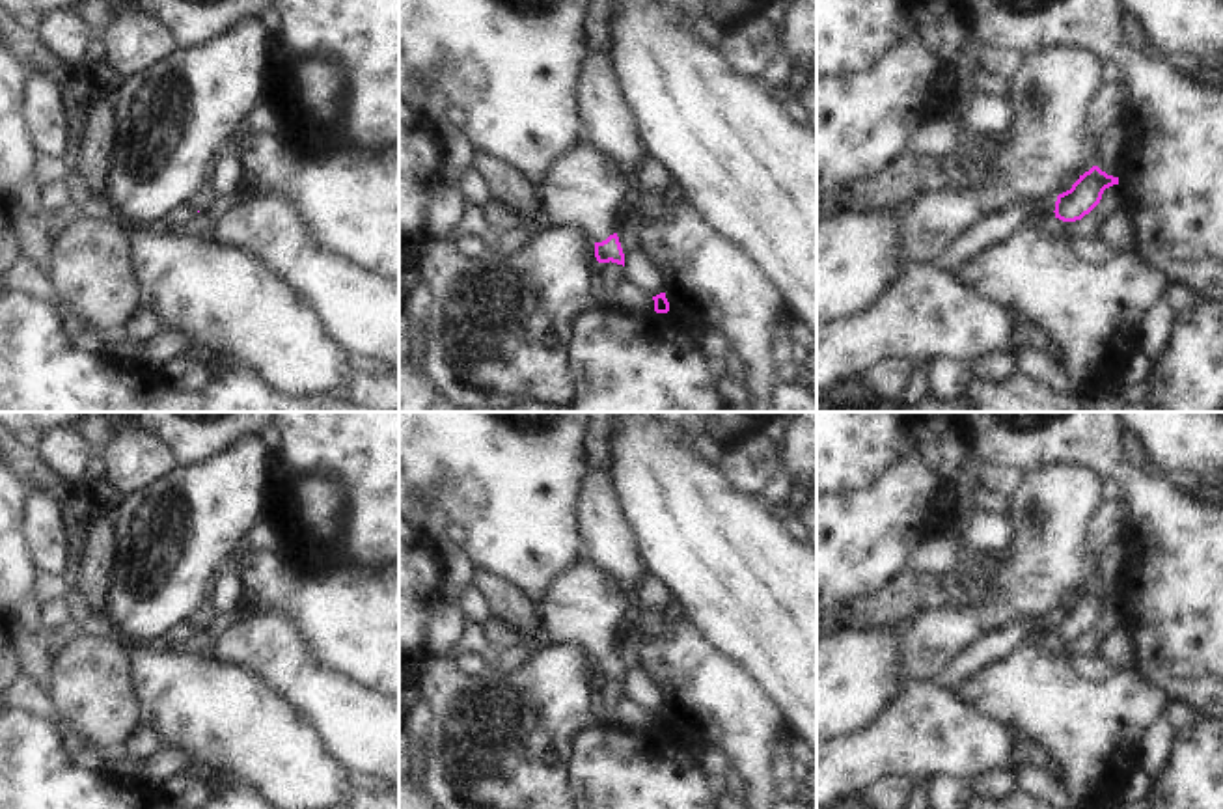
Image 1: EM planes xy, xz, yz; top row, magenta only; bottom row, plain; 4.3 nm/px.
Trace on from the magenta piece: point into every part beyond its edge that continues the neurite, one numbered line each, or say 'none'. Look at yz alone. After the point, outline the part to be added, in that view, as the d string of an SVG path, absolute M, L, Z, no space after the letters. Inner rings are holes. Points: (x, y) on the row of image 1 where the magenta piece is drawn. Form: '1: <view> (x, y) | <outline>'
1: yz (996, 228) | M1014 201L997 213L992 213L962 235L949 248L949 261L968 261L990 246L1007 242L1014 231L1027 226L1048 226L1053 220L1055 203Z

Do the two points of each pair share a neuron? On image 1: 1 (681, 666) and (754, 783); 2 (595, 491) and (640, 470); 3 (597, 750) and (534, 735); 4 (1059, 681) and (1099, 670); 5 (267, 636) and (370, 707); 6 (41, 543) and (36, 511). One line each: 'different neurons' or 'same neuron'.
1: same neuron
2: different neurons
3: different neurons
4: different neurons
5: same neuron
6: same neuron

